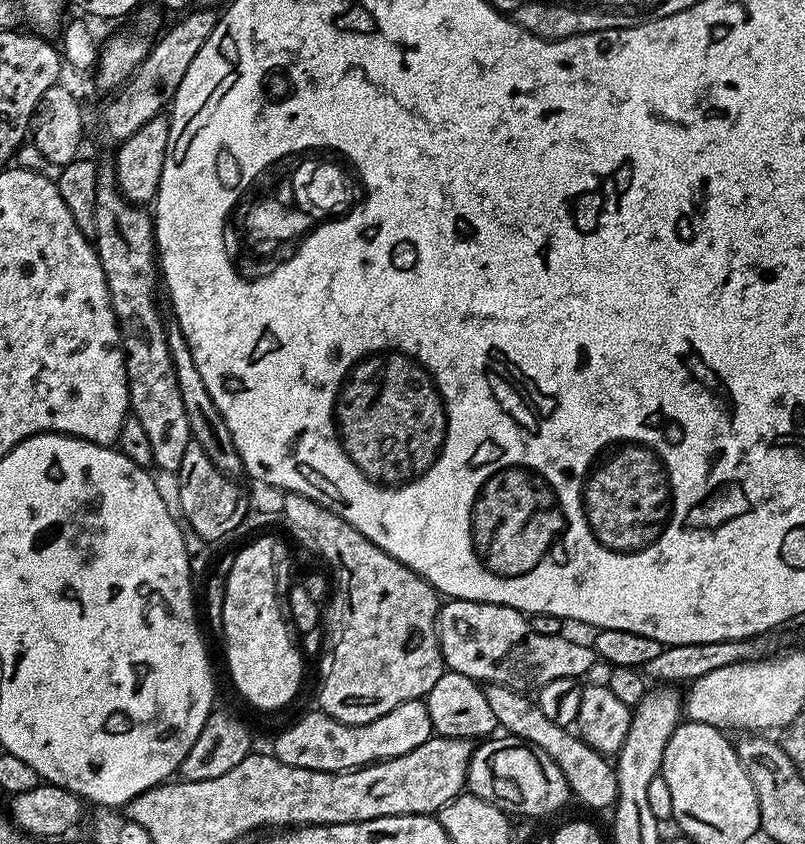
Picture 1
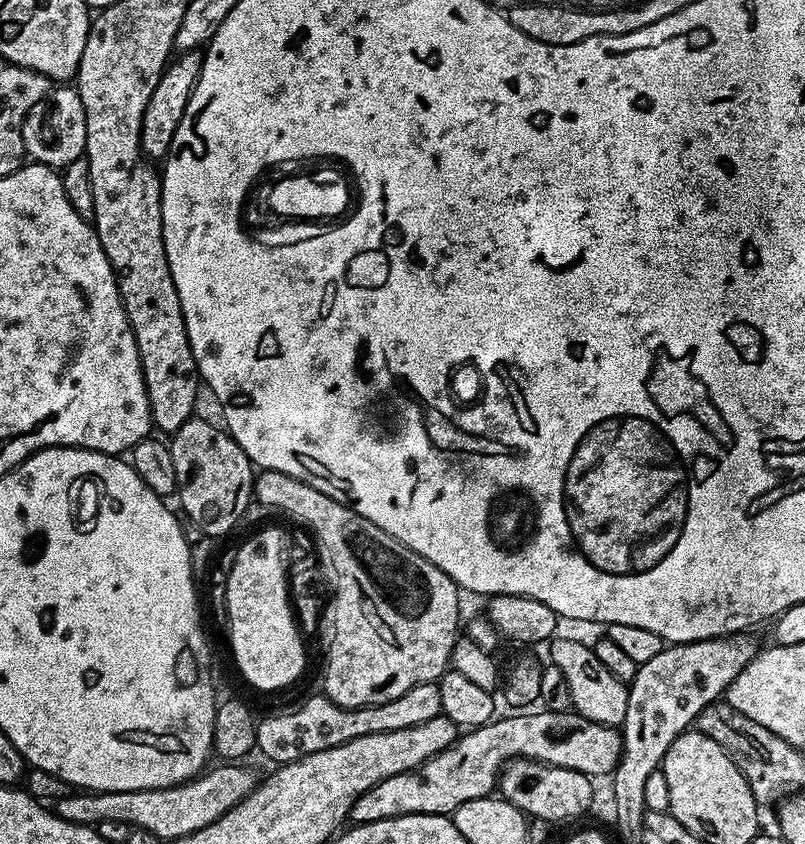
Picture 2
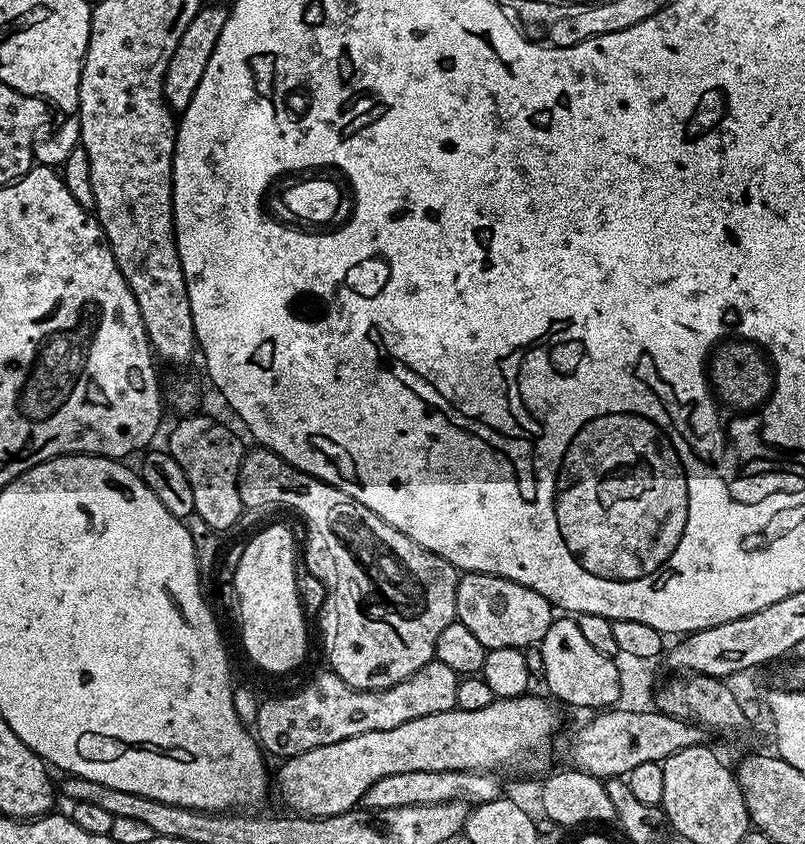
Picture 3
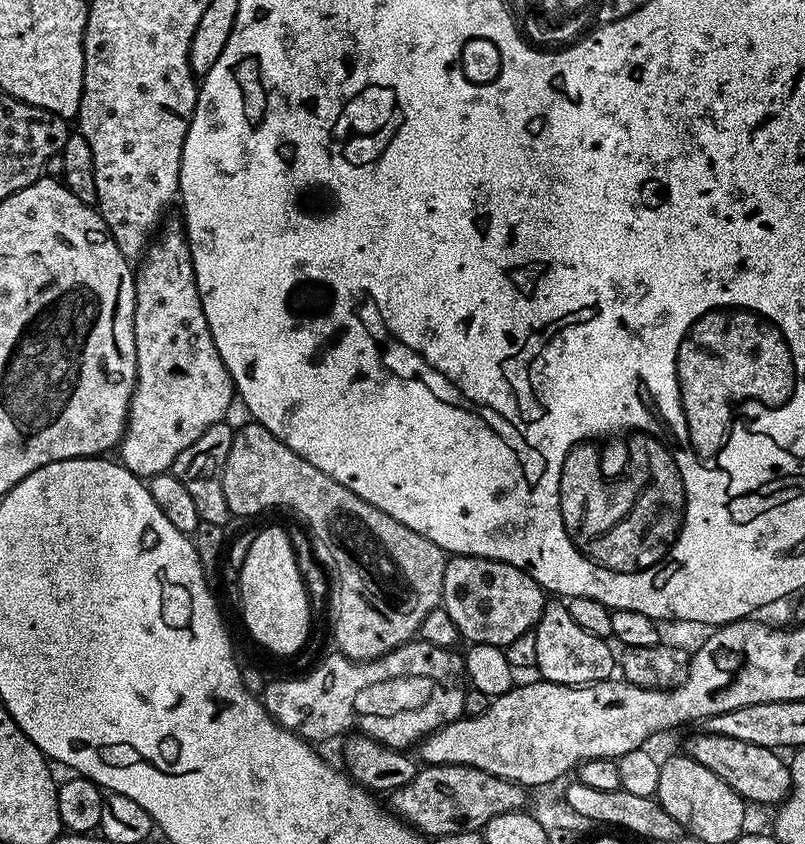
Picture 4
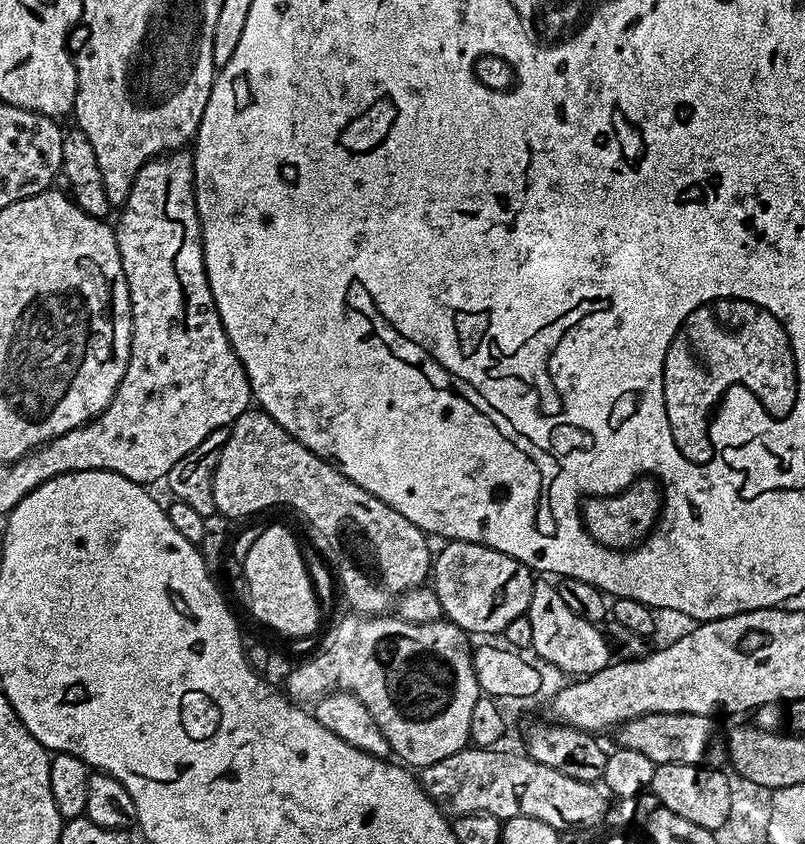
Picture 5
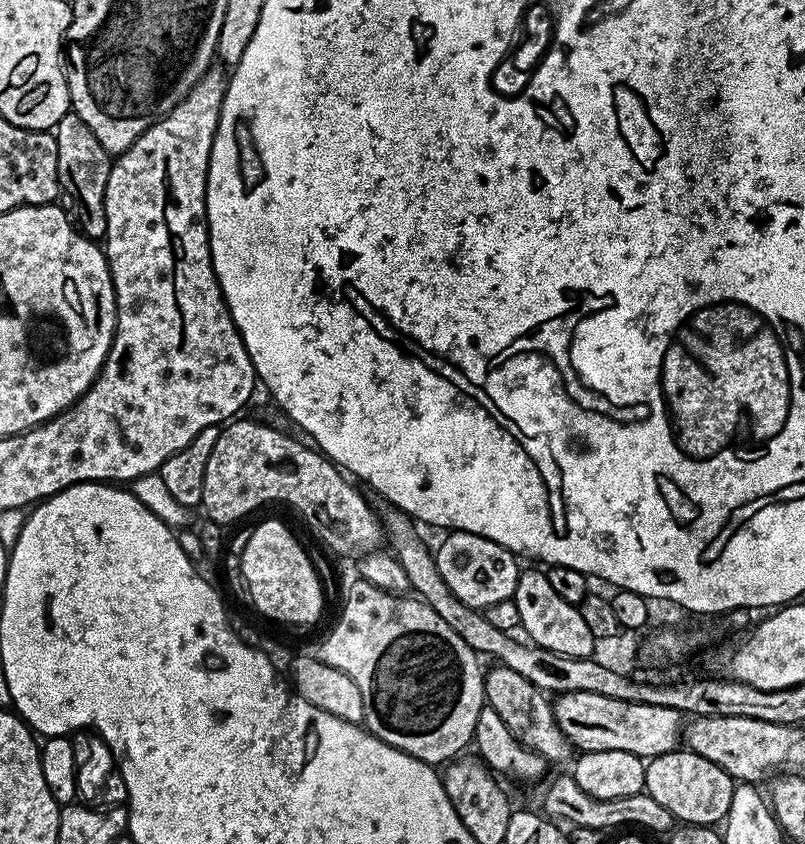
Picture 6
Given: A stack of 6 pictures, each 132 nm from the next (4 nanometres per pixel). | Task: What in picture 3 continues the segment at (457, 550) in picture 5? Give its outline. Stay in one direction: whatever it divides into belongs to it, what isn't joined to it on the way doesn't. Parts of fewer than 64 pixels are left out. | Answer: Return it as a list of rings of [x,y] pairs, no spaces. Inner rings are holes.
[[[468,572],[460,576],[455,592],[455,610],[457,621],[473,631],[474,638],[478,639],[486,650],[525,650],[539,645],[554,619],[554,606],[546,598],[542,598],[542,594],[518,582],[481,572]]]

